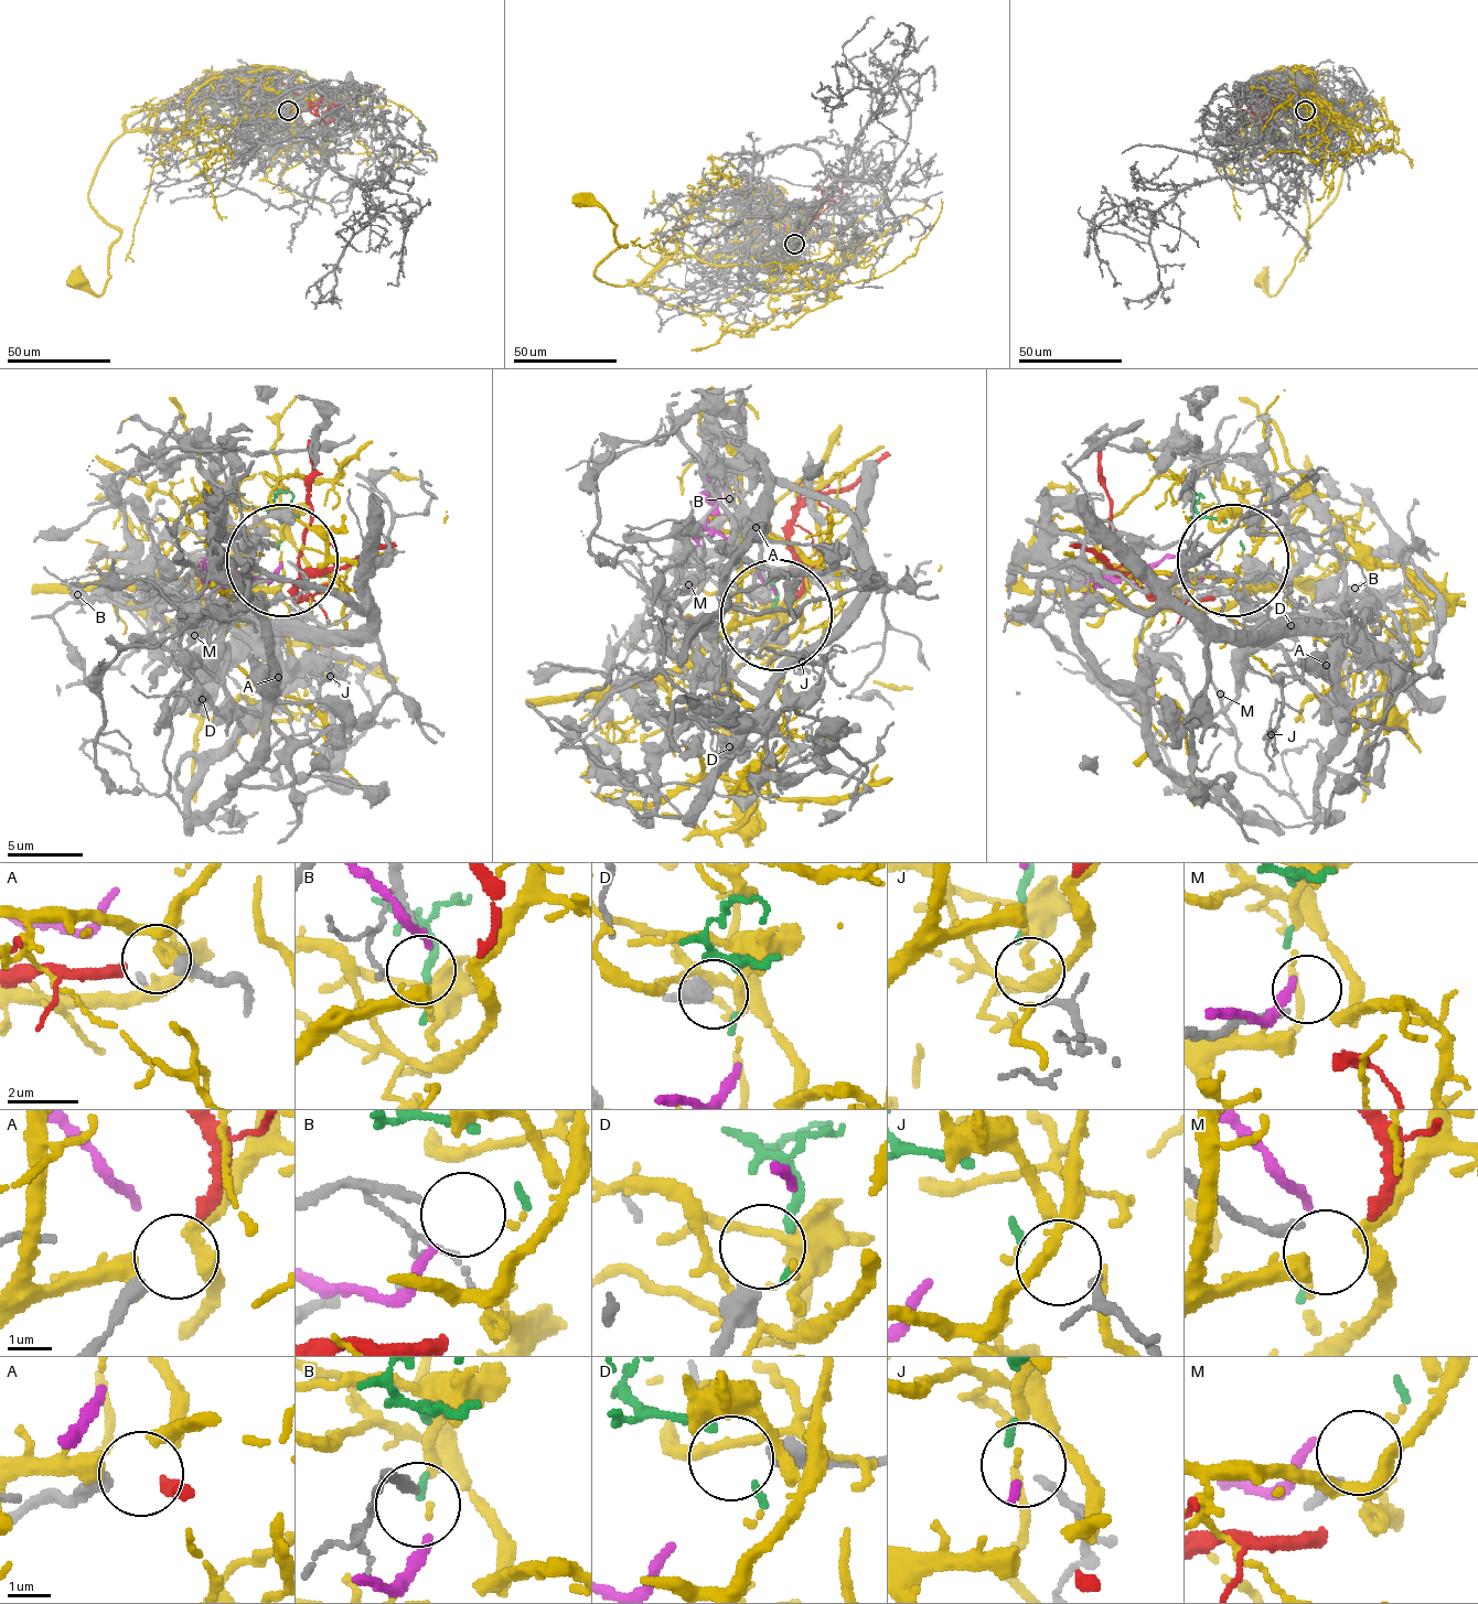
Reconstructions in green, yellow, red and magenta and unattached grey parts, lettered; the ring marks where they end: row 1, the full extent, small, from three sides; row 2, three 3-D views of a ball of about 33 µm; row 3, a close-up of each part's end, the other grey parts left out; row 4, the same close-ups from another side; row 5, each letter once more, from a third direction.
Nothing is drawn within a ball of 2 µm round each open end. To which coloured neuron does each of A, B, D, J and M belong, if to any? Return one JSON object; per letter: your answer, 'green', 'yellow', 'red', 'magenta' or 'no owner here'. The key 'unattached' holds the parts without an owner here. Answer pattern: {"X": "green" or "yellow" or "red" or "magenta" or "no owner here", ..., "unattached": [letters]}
{"A": "no owner here", "B": "no owner here", "D": "no owner here", "J": "green", "M": "no owner here", "unattached": ["A", "B", "D", "M"]}

